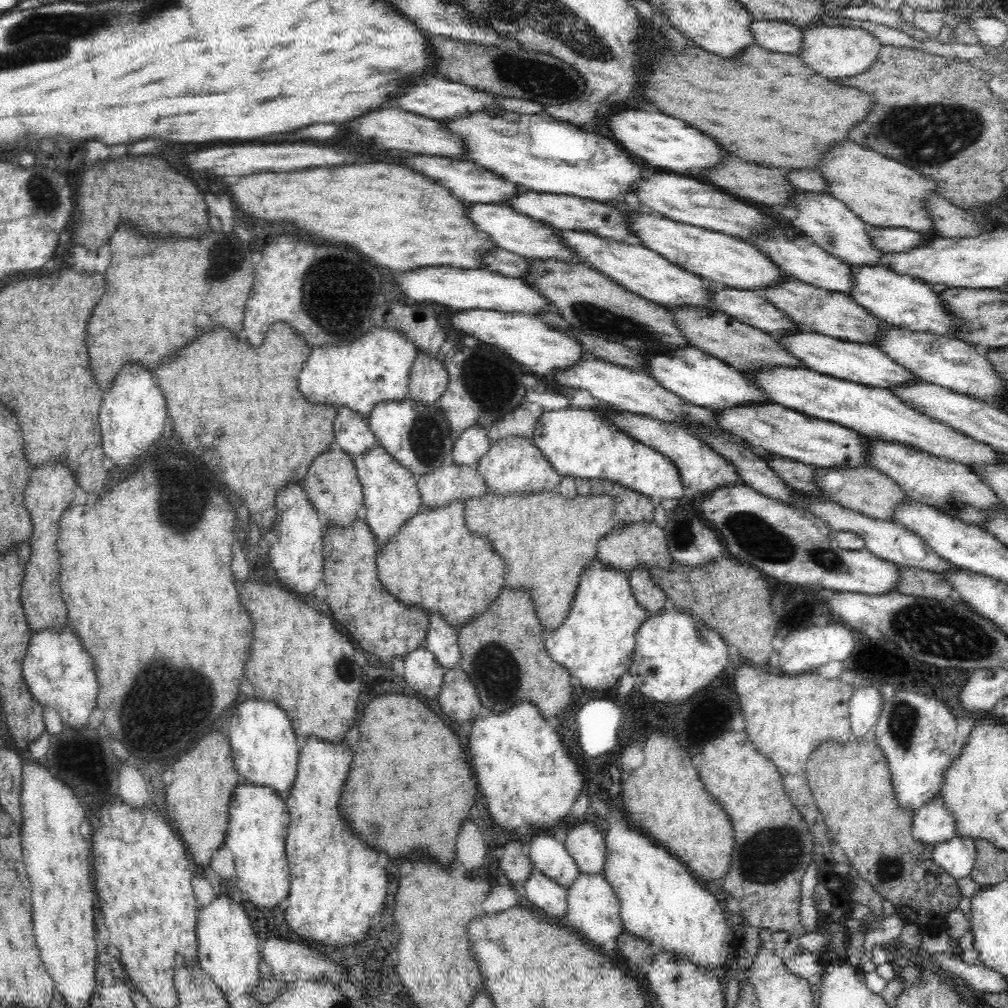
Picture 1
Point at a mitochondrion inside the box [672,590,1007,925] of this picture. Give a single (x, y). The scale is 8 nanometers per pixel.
(945, 623)

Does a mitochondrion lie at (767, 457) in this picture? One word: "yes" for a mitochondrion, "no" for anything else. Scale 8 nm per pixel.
no

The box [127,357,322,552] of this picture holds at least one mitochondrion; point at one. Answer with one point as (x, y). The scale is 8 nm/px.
(181, 500)

